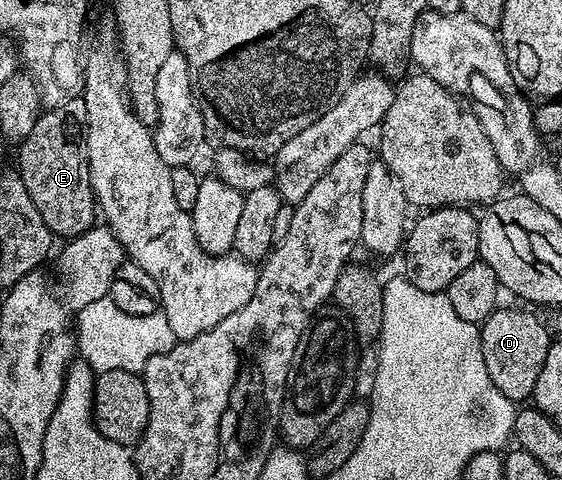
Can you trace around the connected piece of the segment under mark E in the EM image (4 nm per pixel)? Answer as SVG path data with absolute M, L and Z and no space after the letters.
M81 97L73 99L72 101L64 101L64 105L56 105L55 107L43 110L39 115L36 125L32 125L32 133L28 133L28 137L17 148L18 164L16 170L19 177L22 179L24 186L28 189L28 194L32 199L36 209L40 211L40 216L44 219L44 224L53 232L55 236L66 235L65 237L73 237L84 233L90 227L95 226L96 223L96 200L94 198L94 190L90 184L90 170L88 169L88 157L86 156L86 122L88 121L88 109L84 109L84 101Z

